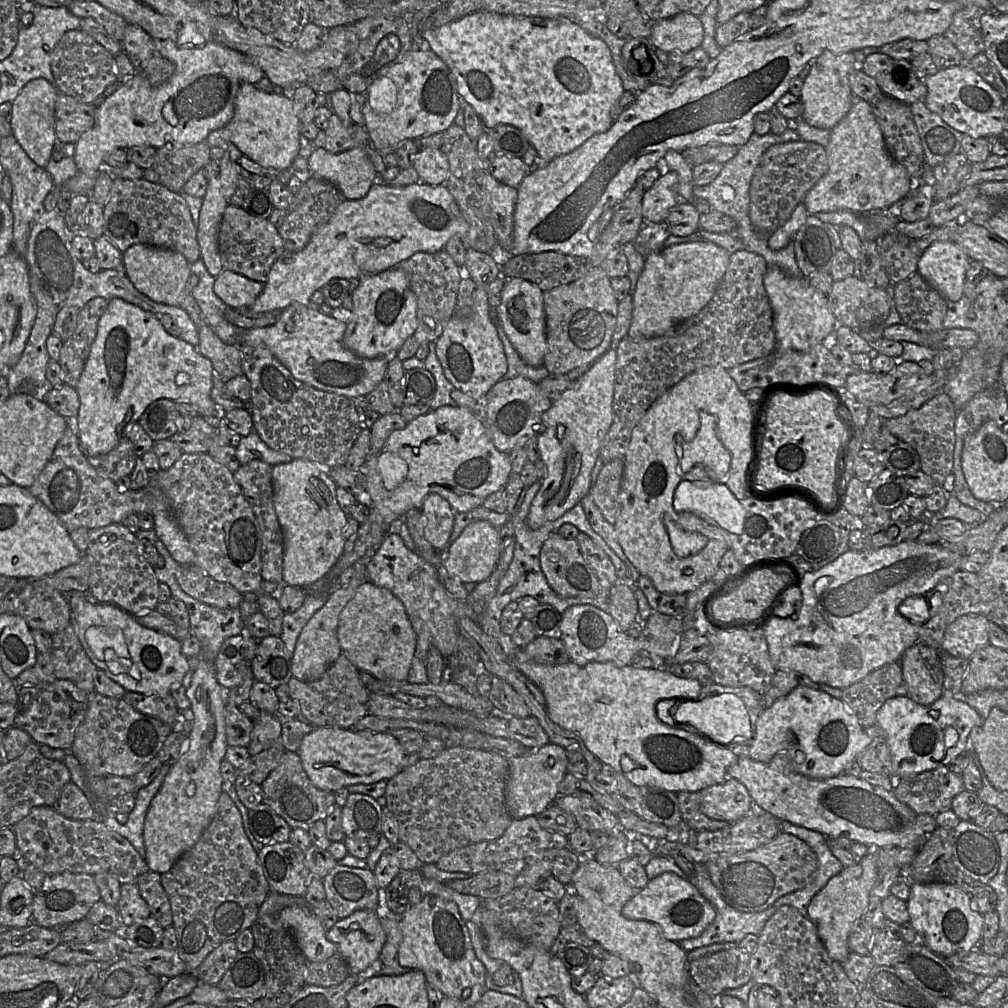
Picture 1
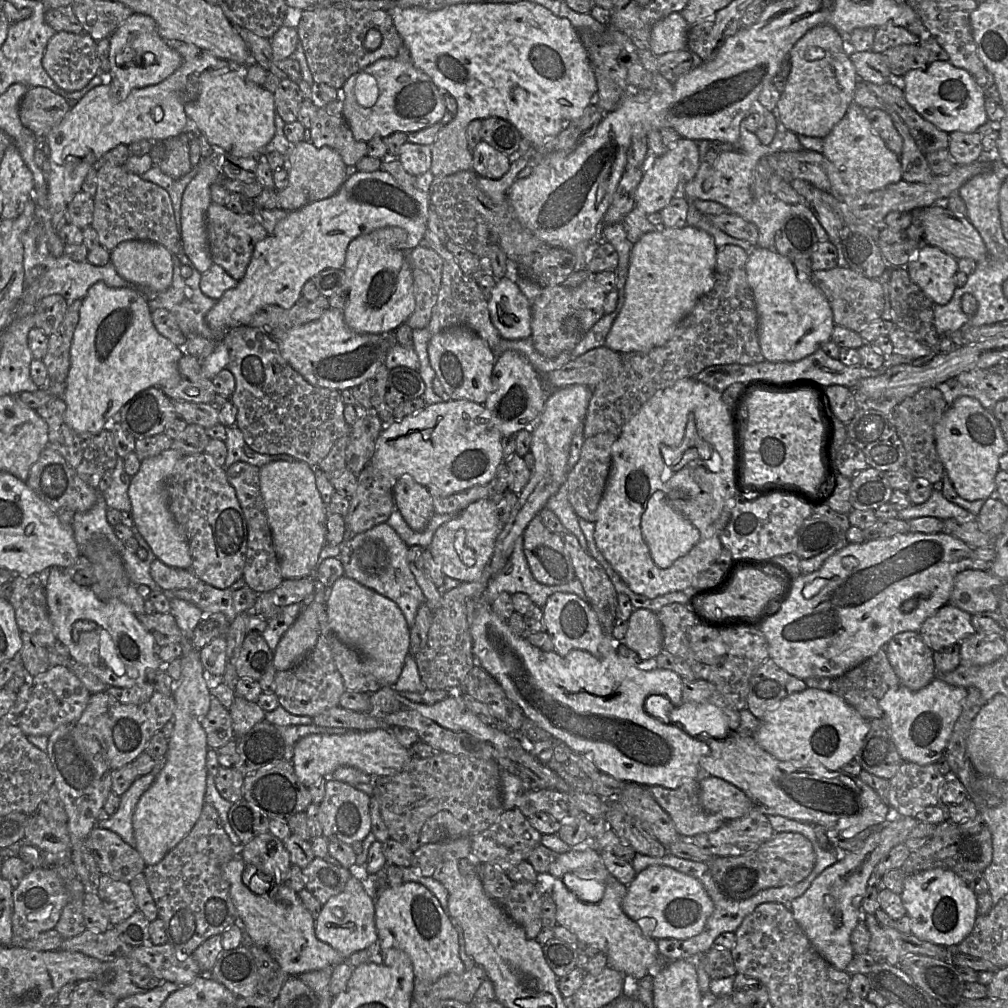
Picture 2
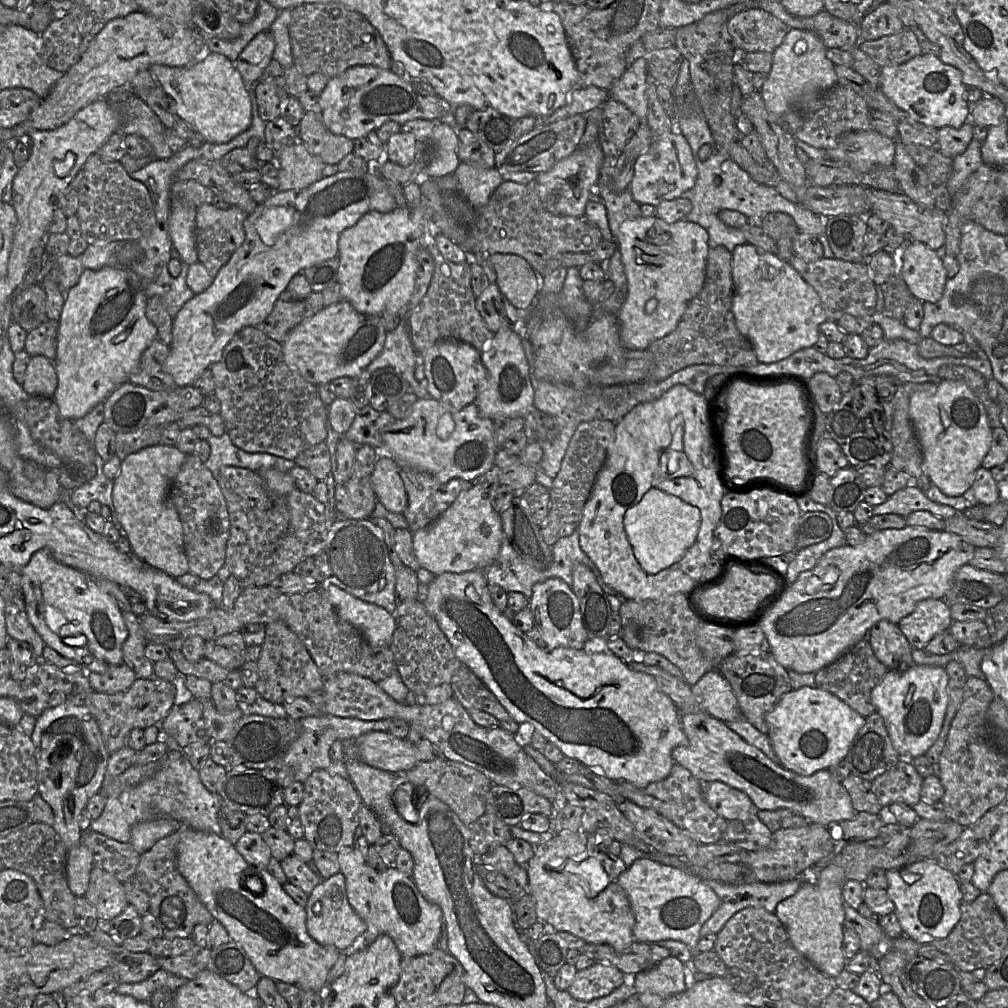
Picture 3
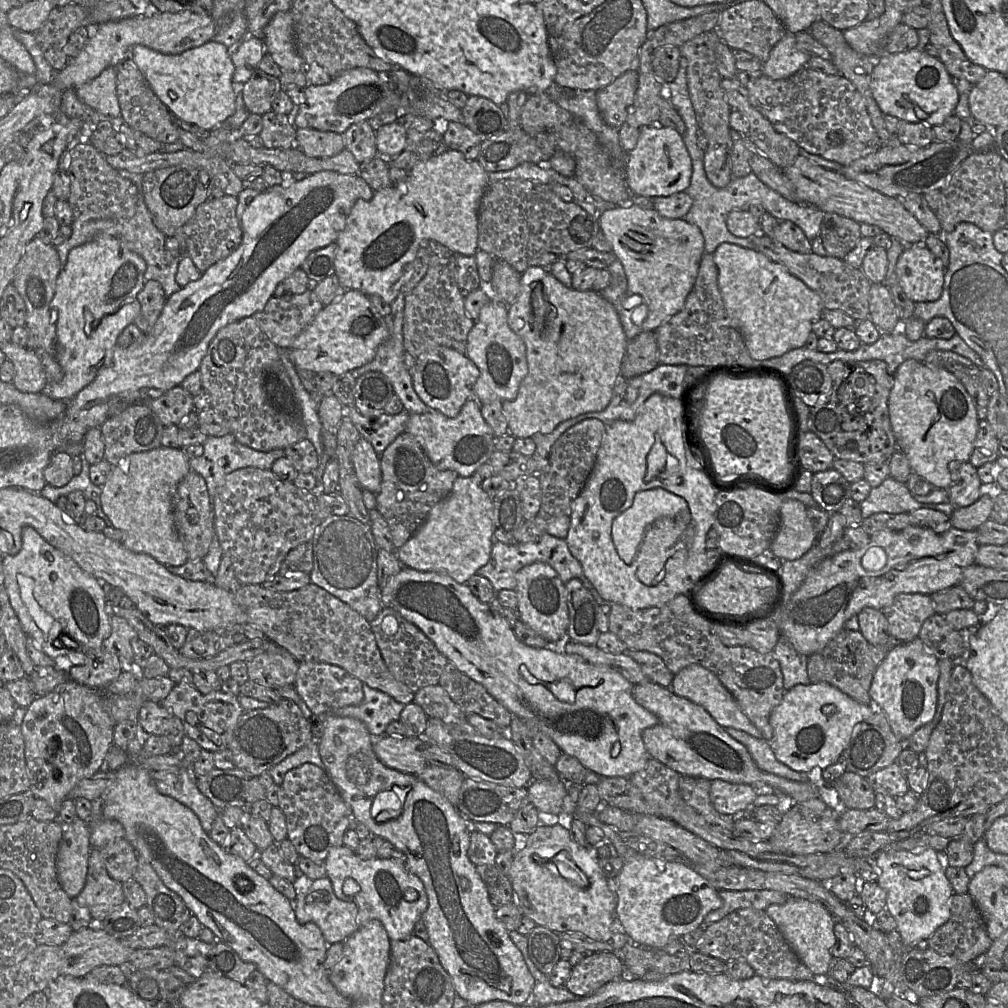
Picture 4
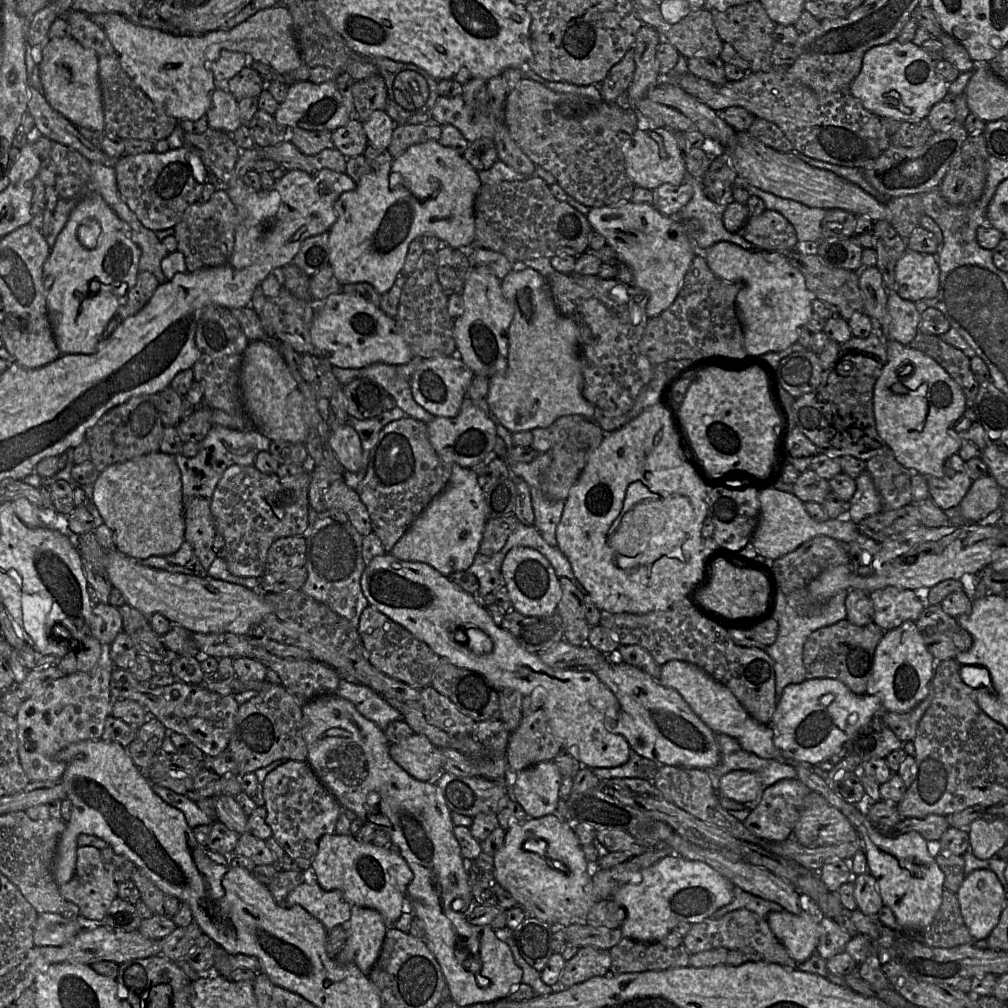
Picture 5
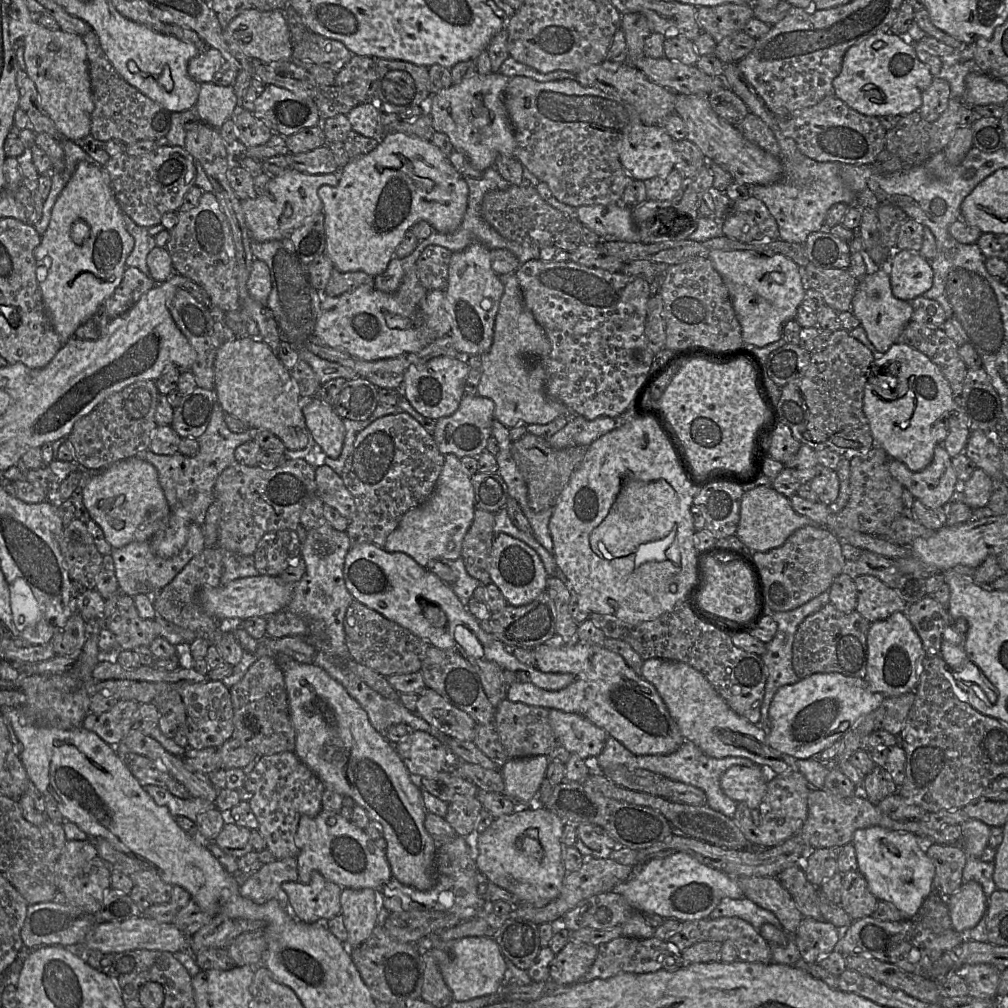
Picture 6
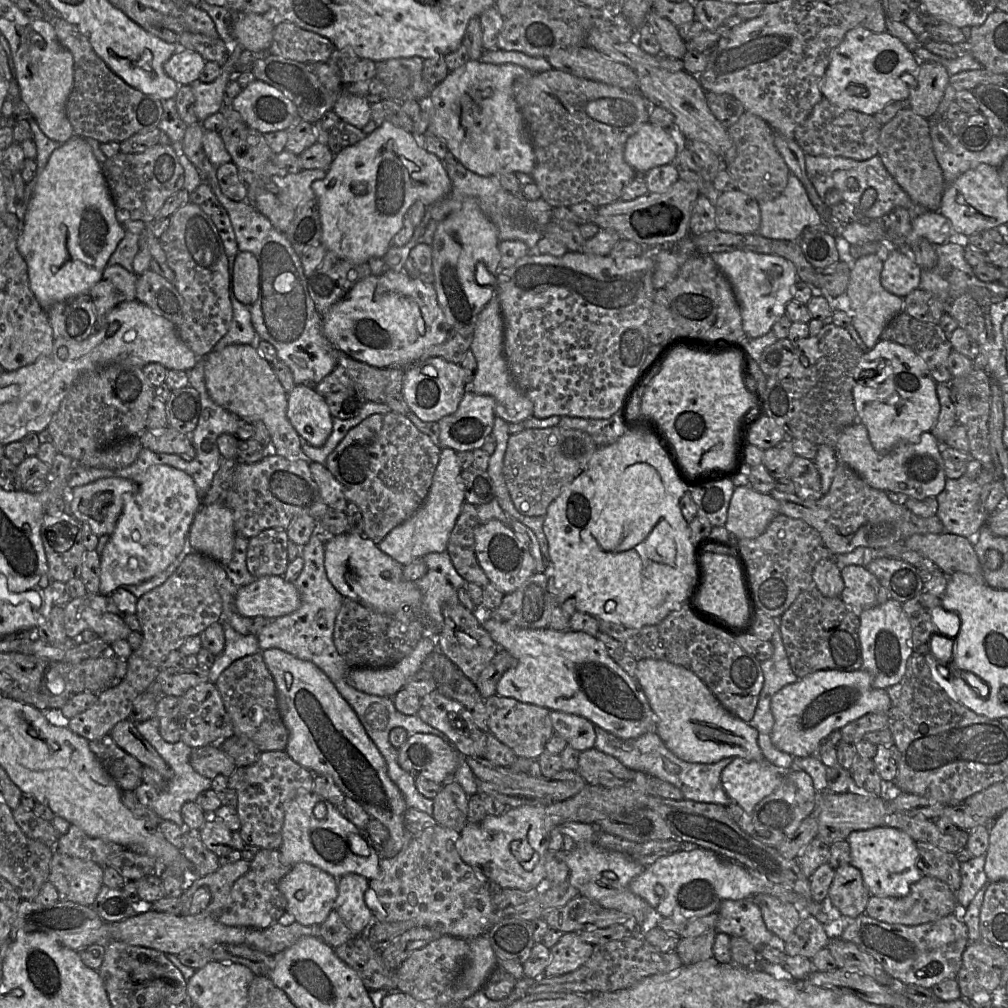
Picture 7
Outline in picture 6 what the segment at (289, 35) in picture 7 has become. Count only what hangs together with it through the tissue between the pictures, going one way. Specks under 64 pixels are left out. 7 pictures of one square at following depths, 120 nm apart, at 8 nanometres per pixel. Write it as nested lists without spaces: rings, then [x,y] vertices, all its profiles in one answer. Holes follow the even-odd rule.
[[[309,30],[301,42],[293,46],[292,60],[312,62],[337,73],[352,56],[353,53],[342,42]]]

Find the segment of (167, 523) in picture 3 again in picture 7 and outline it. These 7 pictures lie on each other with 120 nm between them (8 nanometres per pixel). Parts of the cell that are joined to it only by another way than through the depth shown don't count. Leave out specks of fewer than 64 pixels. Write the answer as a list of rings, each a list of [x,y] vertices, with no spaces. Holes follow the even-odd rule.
[[[120,477],[101,478],[73,488],[69,495],[66,493],[65,512],[69,513],[70,510],[71,515],[78,521],[88,523],[93,533],[98,537],[110,536],[122,512],[126,497],[136,490],[136,483],[129,479]]]

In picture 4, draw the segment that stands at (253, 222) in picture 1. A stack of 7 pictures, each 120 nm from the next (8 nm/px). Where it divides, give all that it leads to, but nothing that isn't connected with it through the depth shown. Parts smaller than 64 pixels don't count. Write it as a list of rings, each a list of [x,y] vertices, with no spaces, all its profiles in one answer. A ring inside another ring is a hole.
[[[227,194],[215,201],[206,201],[198,206],[193,217],[181,227],[184,234],[184,254],[192,259],[202,273],[240,246],[243,231],[236,214],[237,205],[237,197]]]

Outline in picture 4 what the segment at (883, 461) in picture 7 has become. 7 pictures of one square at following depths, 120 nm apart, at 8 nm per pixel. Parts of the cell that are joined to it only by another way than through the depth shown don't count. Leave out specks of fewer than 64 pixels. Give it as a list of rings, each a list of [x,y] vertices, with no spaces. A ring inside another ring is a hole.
[[[969,462],[960,463],[960,482],[953,483],[948,489],[949,503],[954,507],[966,507],[976,502],[982,494],[995,490],[995,484],[983,485],[977,468]]]

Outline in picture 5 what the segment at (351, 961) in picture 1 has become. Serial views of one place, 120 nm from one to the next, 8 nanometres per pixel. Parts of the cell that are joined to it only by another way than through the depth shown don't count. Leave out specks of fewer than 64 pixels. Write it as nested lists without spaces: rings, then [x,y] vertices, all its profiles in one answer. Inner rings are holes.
[[[302,883],[294,888],[287,897],[287,906],[299,905],[319,920],[330,931],[336,926],[346,925],[351,916],[351,905],[343,892],[325,891],[318,883]]]

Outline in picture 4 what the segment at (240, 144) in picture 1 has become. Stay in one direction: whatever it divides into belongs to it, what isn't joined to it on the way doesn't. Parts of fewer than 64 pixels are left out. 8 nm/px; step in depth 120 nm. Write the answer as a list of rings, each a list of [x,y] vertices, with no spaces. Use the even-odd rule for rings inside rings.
[[[212,39],[202,46],[177,55],[166,55],[146,46],[136,45],[131,51],[130,58],[136,63],[160,101],[173,116],[182,121],[212,131],[222,126],[235,113],[235,66],[230,49],[224,44]]]

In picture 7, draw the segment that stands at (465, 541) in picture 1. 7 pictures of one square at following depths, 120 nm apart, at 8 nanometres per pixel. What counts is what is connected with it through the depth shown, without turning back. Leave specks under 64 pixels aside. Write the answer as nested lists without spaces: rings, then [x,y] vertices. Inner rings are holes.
[[[441,448],[439,462],[424,502],[415,514],[385,536],[377,545],[378,549],[403,566],[429,553],[445,552],[461,507],[465,503],[465,485],[461,471],[456,451],[450,448]]]

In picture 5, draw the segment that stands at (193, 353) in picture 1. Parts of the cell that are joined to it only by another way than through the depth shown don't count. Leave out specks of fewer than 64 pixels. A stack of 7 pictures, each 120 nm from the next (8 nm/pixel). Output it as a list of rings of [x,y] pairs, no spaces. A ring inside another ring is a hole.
[[[87,193],[85,197],[77,201],[75,207],[71,211],[68,221],[64,228],[61,230],[56,238],[54,245],[51,248],[50,254],[47,260],[43,264],[43,289],[44,296],[46,299],[46,305],[48,310],[48,317],[50,325],[54,334],[54,338],[58,349],[61,354],[92,354],[99,342],[103,339],[104,330],[109,323],[109,321],[115,316],[116,311],[120,305],[122,305],[126,300],[129,291],[135,286],[137,281],[137,276],[139,274],[138,265],[141,256],[141,251],[139,247],[131,238],[131,233],[126,224],[114,213],[114,211],[107,205],[107,203],[102,199],[98,193]],[[87,220],[95,221],[99,224],[101,228],[101,233],[98,237],[98,244],[93,249],[86,249],[81,245],[77,238],[77,228],[80,224]]]

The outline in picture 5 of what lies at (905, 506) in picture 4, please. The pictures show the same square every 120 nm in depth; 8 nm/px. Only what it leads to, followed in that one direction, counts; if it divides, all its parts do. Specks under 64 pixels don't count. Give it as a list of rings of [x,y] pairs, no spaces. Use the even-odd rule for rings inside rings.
[[[867,471],[855,479],[856,491],[849,500],[849,515],[853,522],[858,524],[867,516],[882,511],[880,496],[874,486],[873,480]]]

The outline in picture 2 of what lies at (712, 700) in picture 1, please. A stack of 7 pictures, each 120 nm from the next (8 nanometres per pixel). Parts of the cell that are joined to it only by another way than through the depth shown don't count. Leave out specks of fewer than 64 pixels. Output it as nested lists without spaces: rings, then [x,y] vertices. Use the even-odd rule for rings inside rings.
[[[682,703],[670,711],[669,718],[671,724],[679,726],[688,735],[699,740],[720,740],[734,733],[724,710],[711,703]]]

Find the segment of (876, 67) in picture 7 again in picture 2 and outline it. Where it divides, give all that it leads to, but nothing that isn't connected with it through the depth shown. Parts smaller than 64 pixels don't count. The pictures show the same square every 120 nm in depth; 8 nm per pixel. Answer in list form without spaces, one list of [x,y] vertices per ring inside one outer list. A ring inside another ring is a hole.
[[[935,61],[926,69],[910,70],[891,84],[898,84],[907,102],[924,119],[947,133],[974,133],[988,121],[984,92],[968,71],[955,67],[949,61]]]

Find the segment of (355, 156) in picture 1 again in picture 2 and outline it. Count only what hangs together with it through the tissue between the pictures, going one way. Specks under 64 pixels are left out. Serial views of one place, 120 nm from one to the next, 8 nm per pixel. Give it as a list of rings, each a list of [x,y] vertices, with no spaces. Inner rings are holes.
[[[308,140],[294,144],[286,158],[288,185],[278,191],[278,207],[294,211],[306,204],[326,199],[334,195],[348,177],[351,169],[344,163],[340,154],[330,147],[316,147]]]

